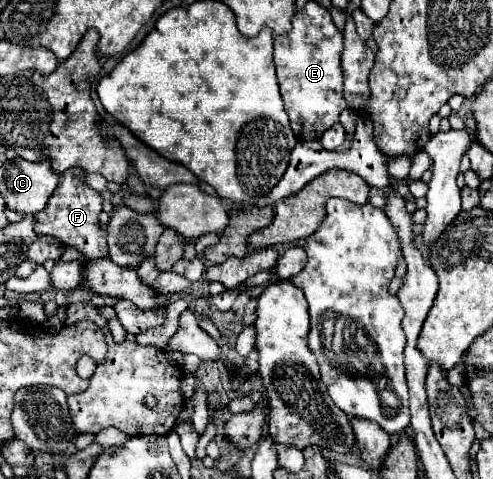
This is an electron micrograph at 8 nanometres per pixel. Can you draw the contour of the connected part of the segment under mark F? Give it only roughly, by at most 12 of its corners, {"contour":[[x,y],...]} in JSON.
{"contour":[[83,169],[61,175],[35,233],[105,257],[101,193]]}

